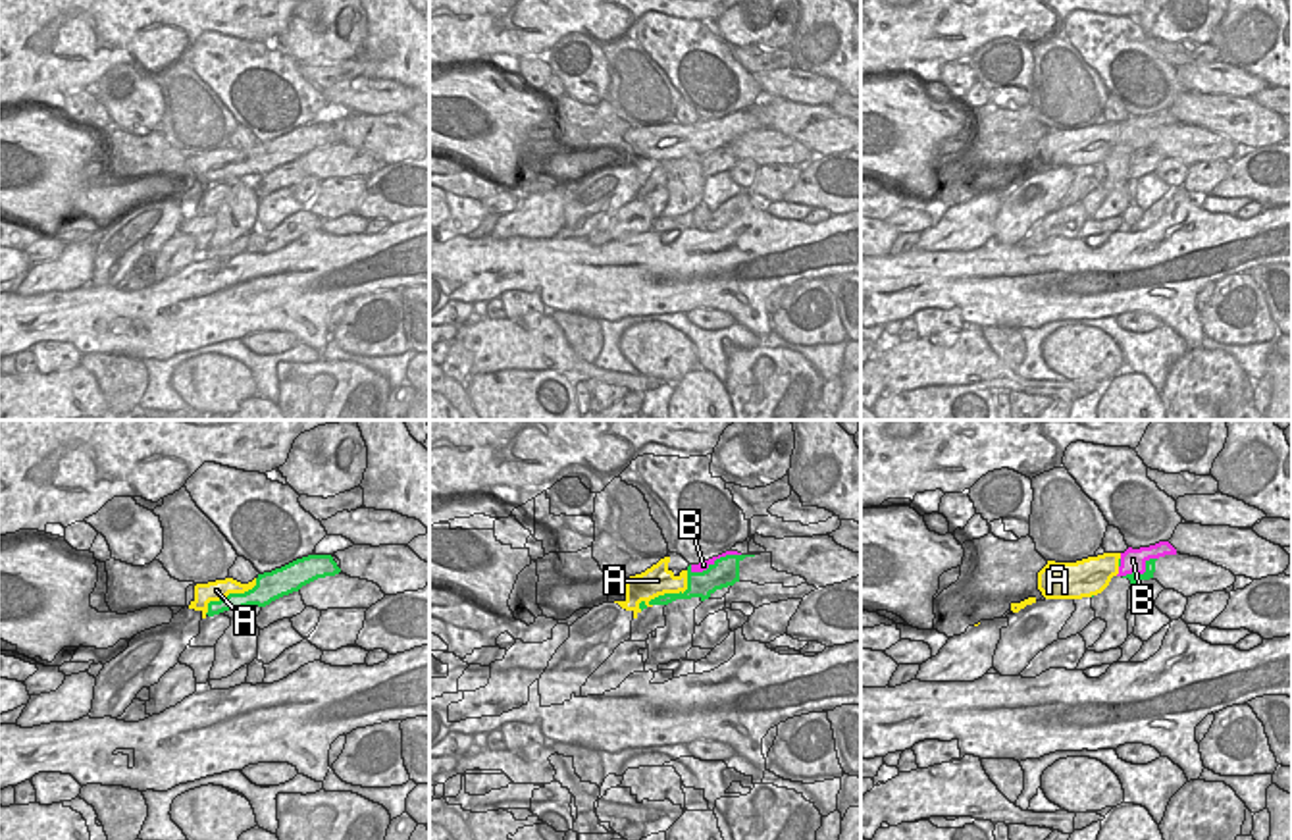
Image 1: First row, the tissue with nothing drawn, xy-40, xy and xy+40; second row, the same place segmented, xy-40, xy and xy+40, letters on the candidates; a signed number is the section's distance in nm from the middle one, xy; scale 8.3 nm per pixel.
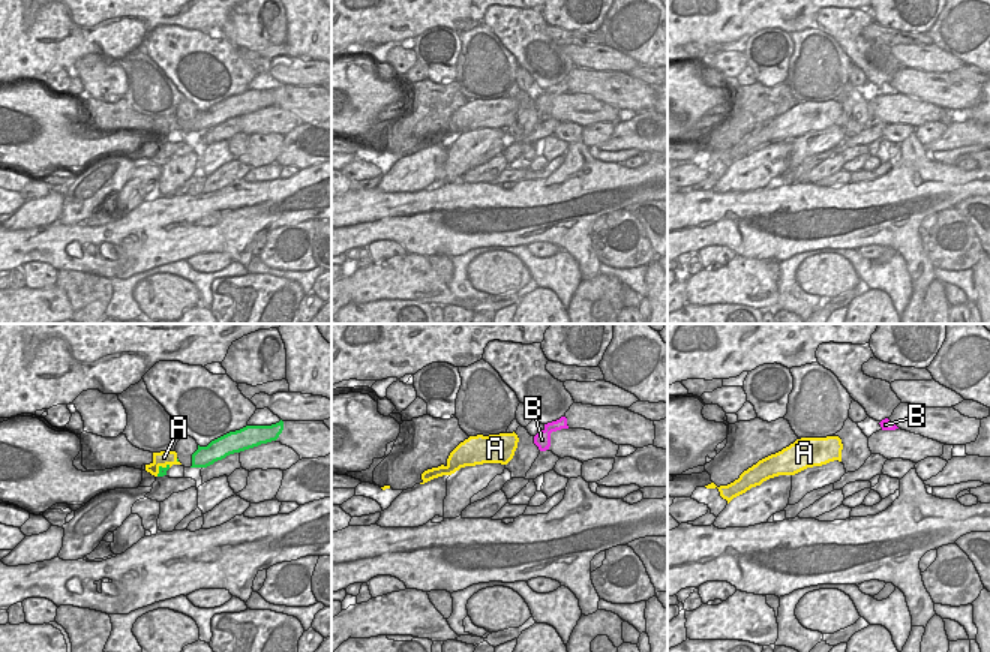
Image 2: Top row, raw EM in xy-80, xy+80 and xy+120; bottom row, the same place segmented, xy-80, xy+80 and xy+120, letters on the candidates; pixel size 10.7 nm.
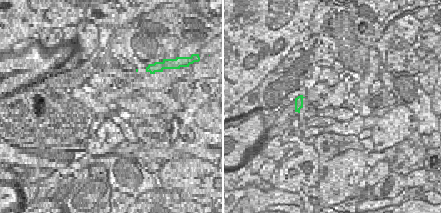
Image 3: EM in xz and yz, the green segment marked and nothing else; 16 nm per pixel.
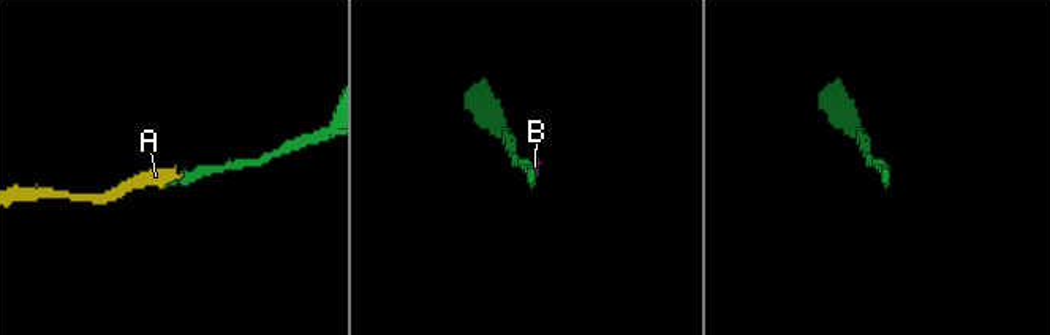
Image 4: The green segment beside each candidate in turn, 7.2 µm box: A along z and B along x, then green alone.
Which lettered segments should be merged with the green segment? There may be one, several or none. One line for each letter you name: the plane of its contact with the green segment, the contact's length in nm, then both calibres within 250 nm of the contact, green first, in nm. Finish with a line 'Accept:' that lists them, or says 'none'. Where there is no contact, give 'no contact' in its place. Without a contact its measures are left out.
A: contact in xy; length 550 nm; calibres 190 and 260 nm
Accept: A

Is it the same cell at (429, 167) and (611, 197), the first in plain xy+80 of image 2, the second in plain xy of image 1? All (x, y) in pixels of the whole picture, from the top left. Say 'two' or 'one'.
two

